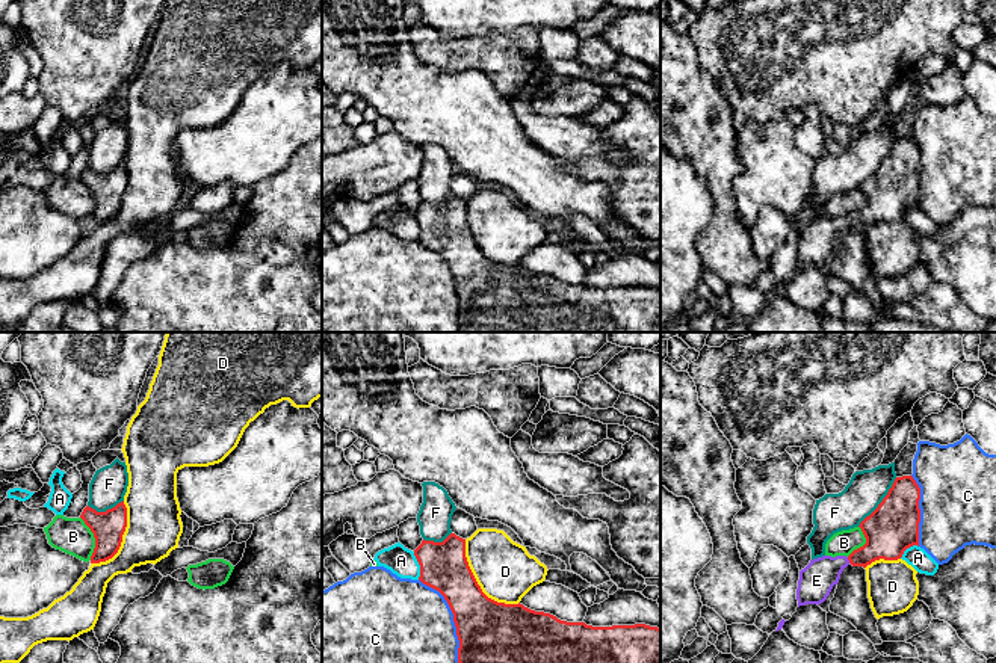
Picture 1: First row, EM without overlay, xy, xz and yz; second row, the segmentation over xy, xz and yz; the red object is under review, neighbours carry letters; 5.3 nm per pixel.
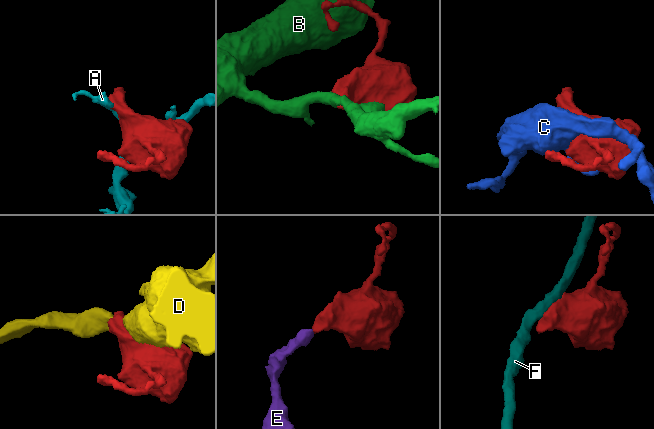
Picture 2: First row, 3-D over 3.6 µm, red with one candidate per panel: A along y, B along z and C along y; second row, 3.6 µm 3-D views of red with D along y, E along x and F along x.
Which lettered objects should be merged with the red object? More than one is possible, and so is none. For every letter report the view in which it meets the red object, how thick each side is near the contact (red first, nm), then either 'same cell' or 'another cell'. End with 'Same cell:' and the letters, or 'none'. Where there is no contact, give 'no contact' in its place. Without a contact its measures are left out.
A: contact in xz; calibres 260 and 150 nm; another cell
B: contact in xy; calibres 170 and 190 nm; another cell
C: contact in xz; calibres 400 and 500 nm; another cell
D: contact in xz; calibres 320 and 320 nm; another cell
E: contact in yz; calibres 240 and 190 nm; same cell
F: contact in yz; calibres 280 and 200 nm; another cell
Same cell: E

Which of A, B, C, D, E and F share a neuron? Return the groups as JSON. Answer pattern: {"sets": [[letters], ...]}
{"sets": [["A"], ["B"], ["C"], ["D"], ["E"], ["F"]]}

